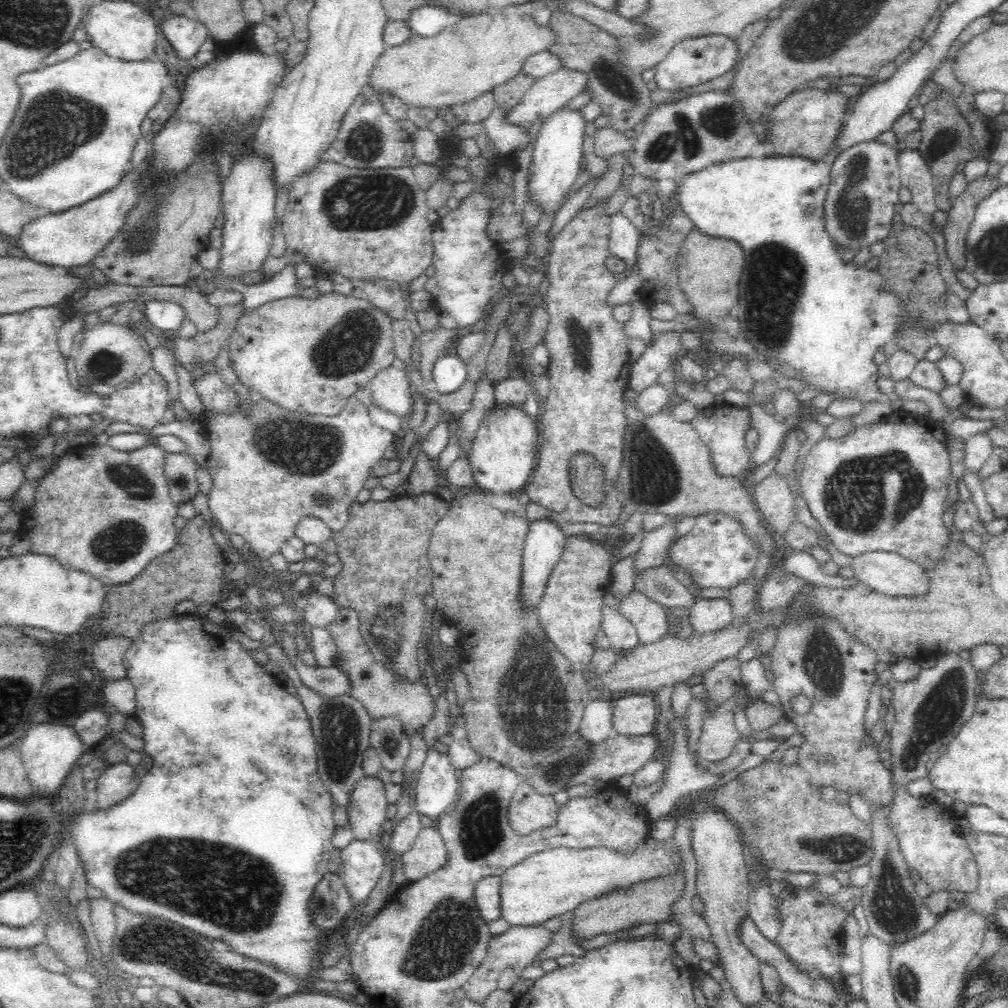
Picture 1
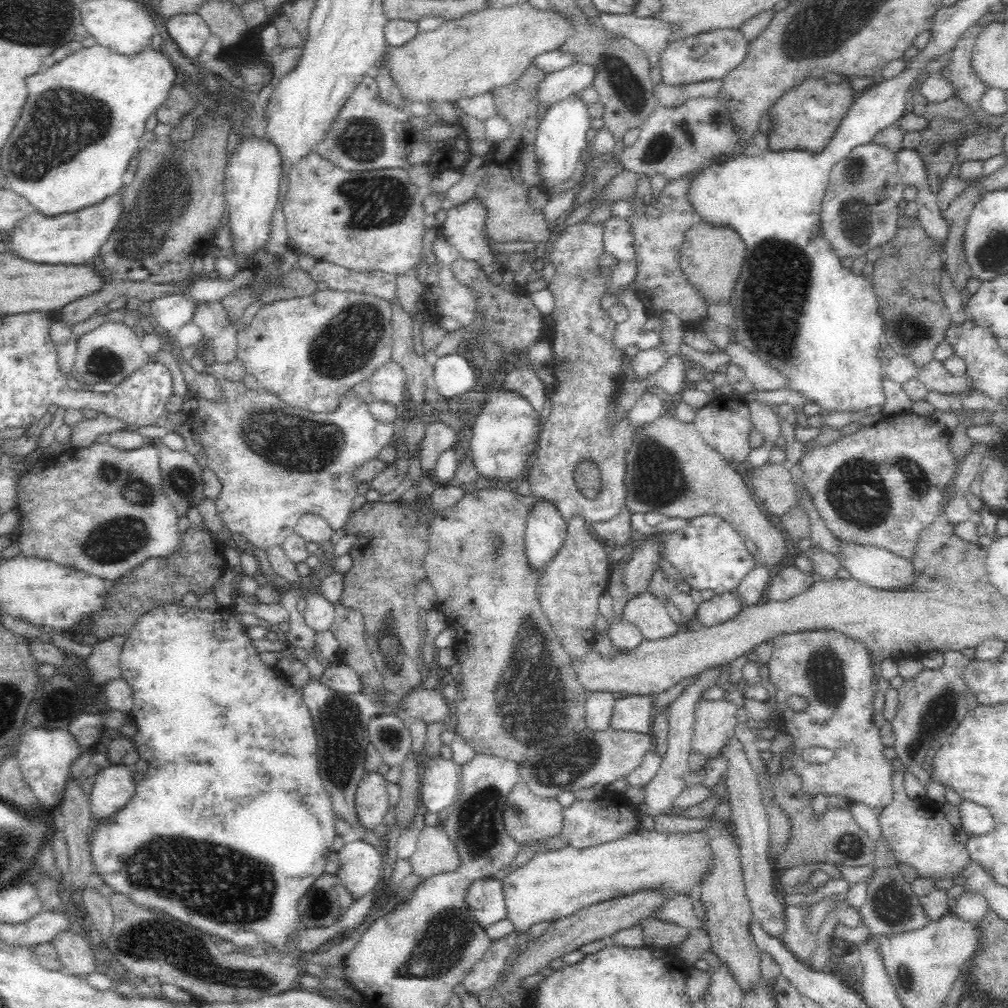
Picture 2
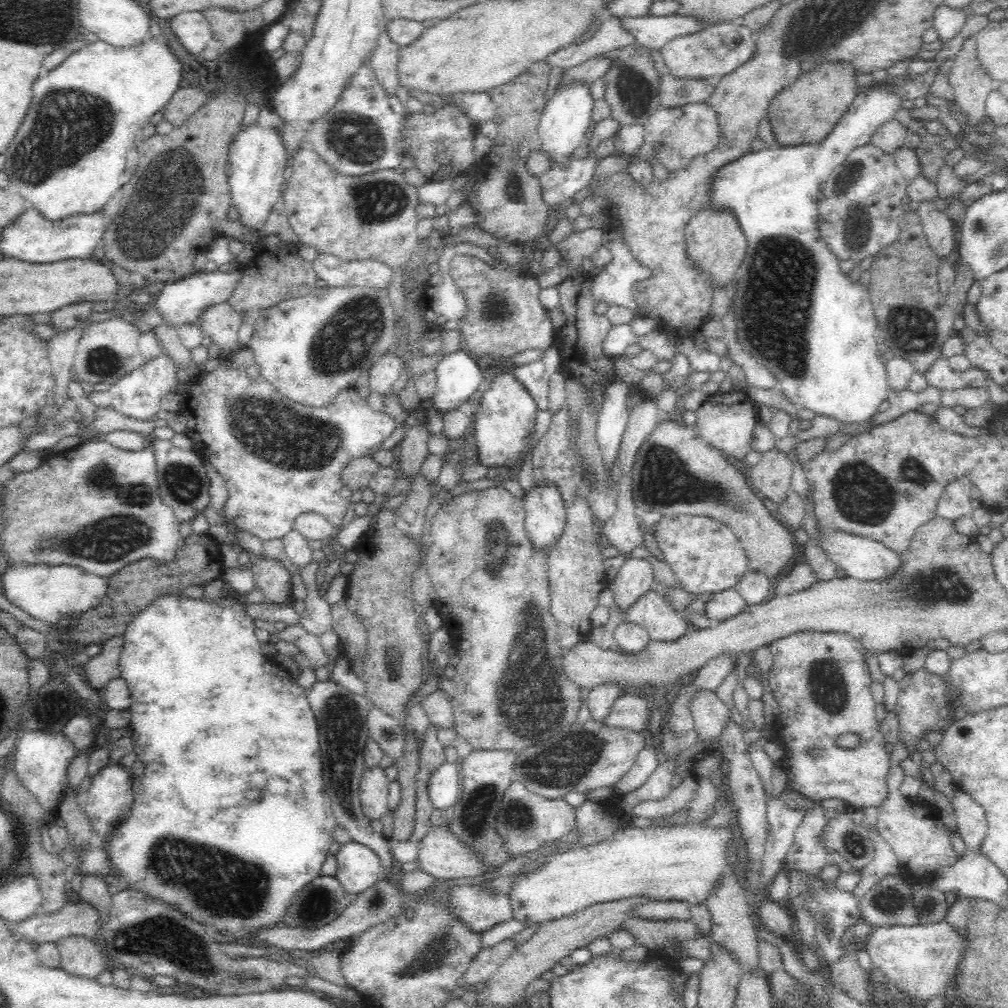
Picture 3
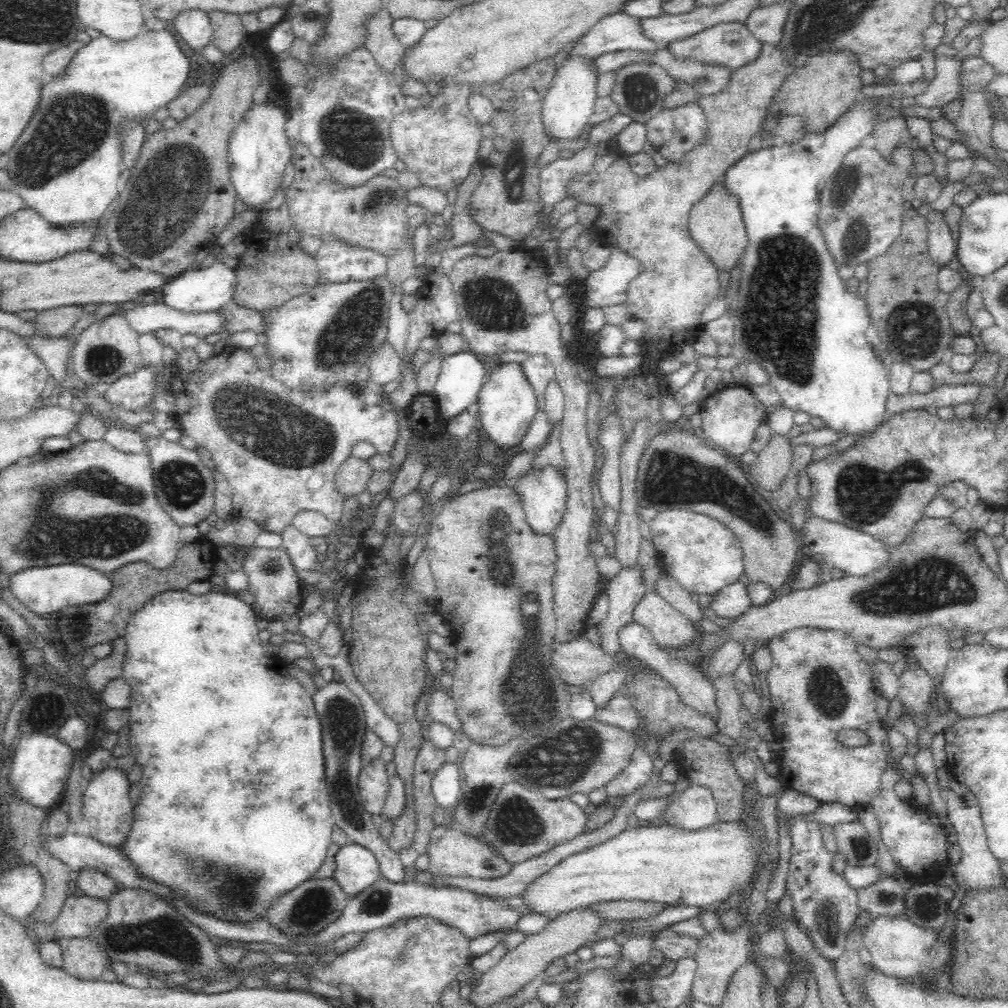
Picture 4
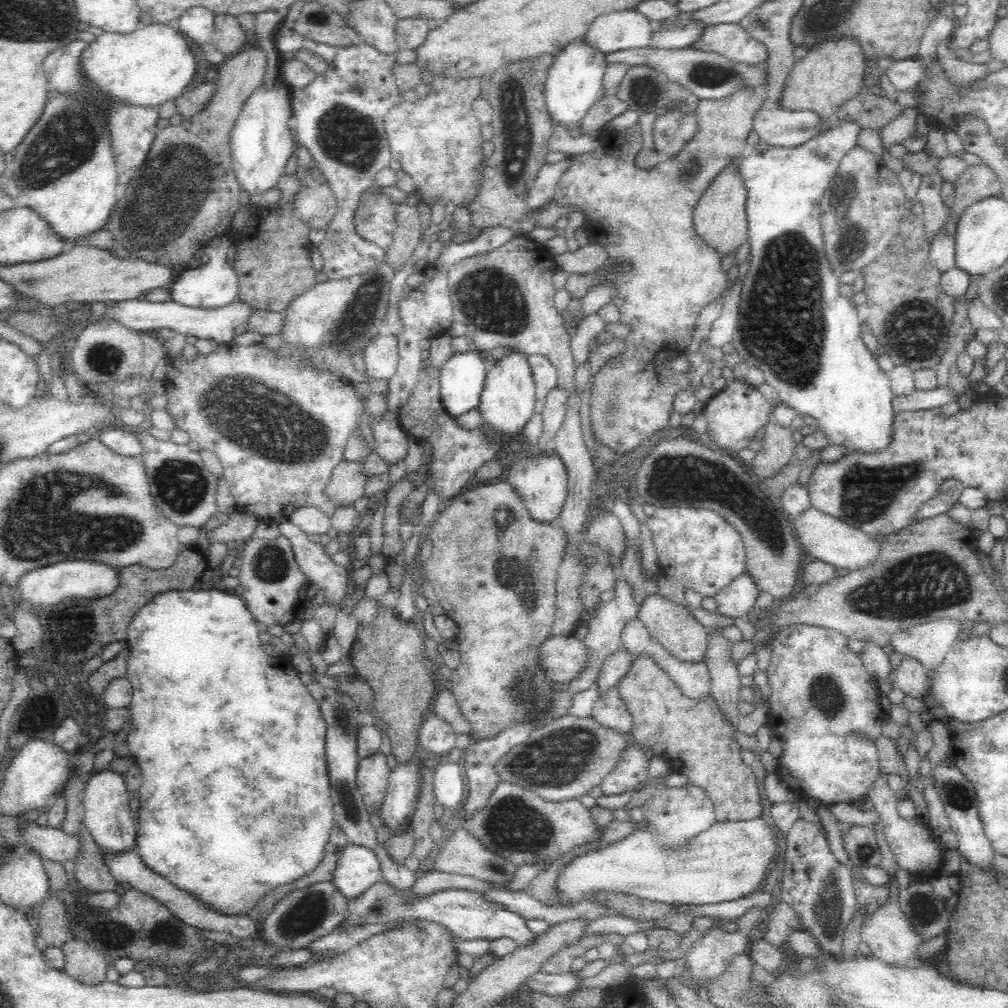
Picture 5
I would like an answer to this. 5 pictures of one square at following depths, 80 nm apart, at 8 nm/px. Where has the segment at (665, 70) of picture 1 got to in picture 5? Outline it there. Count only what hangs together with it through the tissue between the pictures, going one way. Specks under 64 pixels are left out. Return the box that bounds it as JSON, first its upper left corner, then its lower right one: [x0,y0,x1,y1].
[692,23,770,64]

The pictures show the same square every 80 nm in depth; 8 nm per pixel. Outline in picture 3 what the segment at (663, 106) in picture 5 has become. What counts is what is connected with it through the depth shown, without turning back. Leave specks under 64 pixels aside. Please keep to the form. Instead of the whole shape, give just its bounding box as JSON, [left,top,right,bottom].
[602,47,663,126]

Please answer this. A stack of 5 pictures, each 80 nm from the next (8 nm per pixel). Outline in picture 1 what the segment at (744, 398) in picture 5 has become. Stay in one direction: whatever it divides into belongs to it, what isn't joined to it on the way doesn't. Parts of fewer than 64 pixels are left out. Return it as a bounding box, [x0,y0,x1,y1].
[690,402,752,476]

